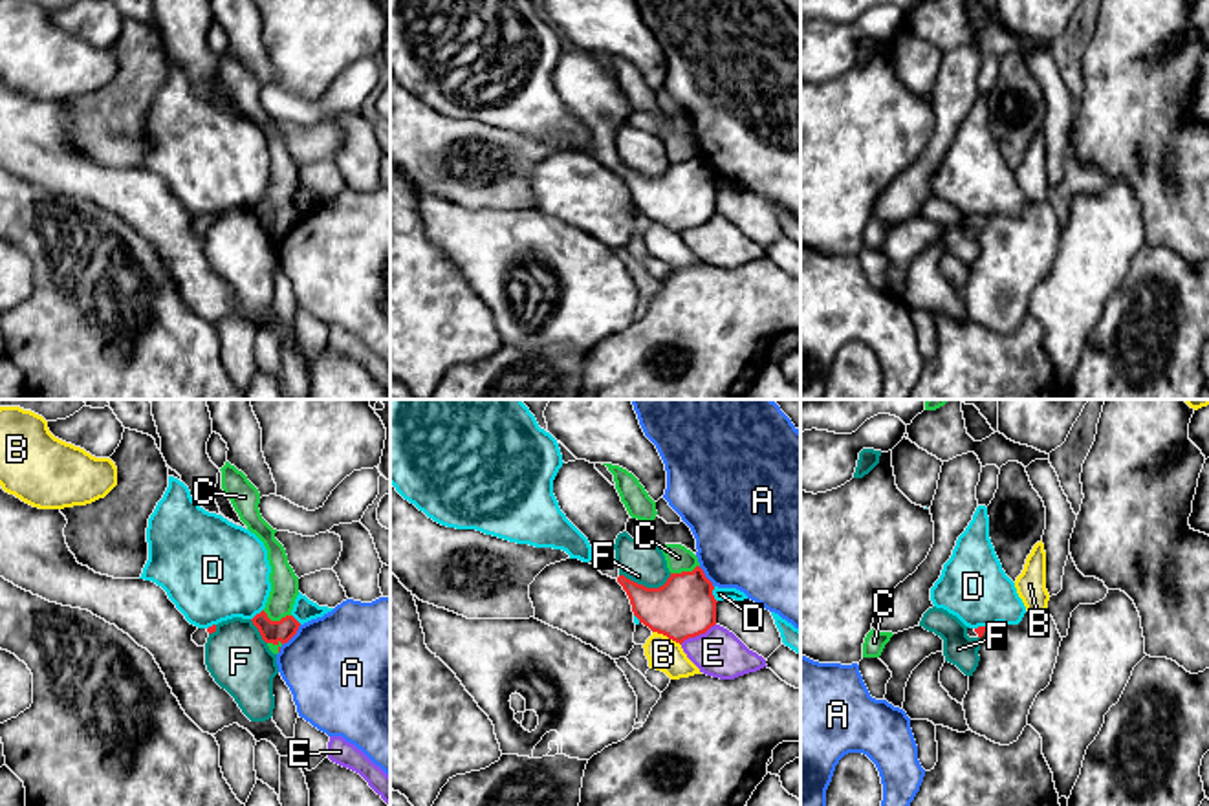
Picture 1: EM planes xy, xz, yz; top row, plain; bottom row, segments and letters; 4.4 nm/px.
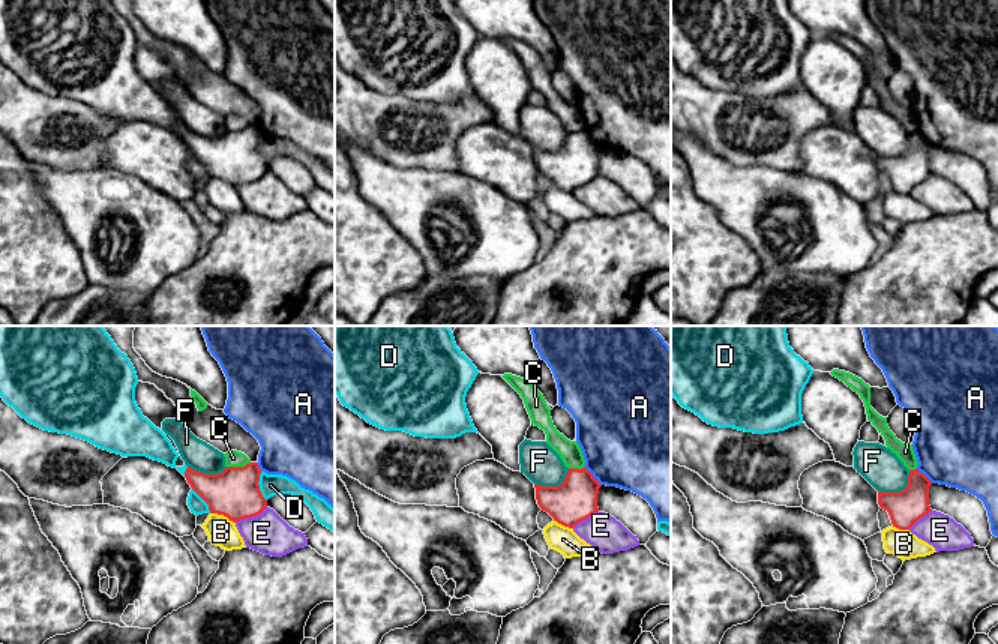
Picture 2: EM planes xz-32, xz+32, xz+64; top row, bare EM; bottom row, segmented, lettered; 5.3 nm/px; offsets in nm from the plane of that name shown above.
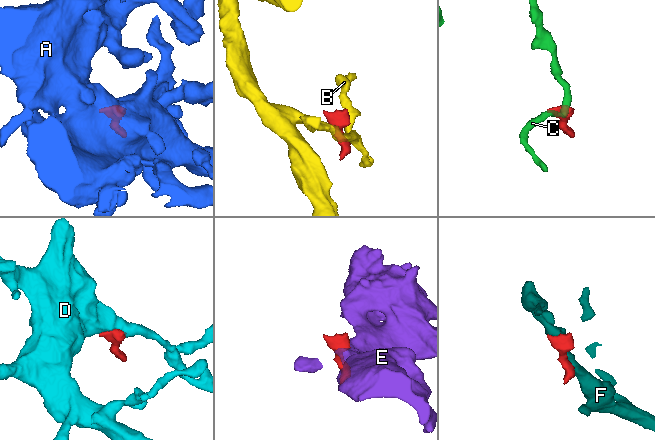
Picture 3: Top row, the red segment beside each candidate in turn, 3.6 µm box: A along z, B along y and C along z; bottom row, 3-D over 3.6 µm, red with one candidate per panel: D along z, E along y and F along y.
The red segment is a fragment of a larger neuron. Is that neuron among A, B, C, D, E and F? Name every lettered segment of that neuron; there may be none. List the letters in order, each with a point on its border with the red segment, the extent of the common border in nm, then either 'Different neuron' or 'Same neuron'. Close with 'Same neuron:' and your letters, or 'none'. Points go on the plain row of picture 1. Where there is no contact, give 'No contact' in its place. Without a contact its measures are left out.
A: Touches red at xy (288, 229). Shared border 160 nm. Different neuron
B: Touches red at xz (667, 226). Shared border 140 nm. Different neuron
C: Touches red at xy (277, 211). Shared border 130 nm. Different neuron
D: Touches red at xz (711, 184). Shared border 70 nm. Different neuron
E: Touches red at xz (697, 224). Shared border 180 nm. Different neuron
F: Touches red at xz (645, 176). Shared border 240 nm. Different neuron
Same neuron: none

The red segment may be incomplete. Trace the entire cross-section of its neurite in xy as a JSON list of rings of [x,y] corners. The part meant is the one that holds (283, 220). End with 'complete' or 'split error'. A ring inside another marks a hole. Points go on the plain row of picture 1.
[[[264,200],[251,211],[258,218],[262,229],[273,234],[288,233],[300,216],[300,212],[293,205],[286,205],[280,211],[271,211]]] | complete

